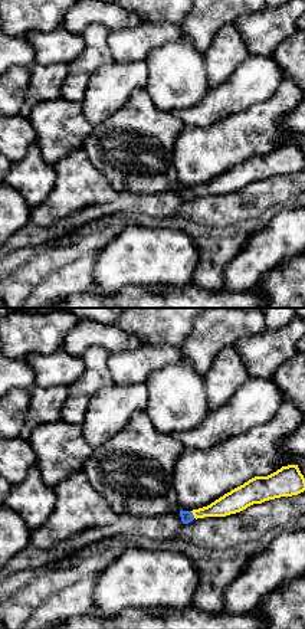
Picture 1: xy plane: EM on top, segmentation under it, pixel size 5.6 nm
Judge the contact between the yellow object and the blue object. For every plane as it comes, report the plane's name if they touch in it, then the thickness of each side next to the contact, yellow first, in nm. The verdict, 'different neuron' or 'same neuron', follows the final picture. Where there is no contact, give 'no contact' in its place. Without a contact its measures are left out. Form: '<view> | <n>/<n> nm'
xy | 130/70 nm

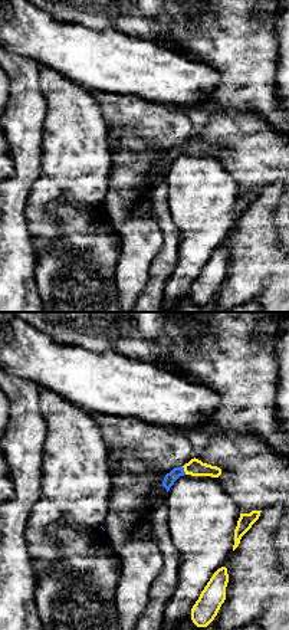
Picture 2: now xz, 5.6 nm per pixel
xz | 100/70 nm

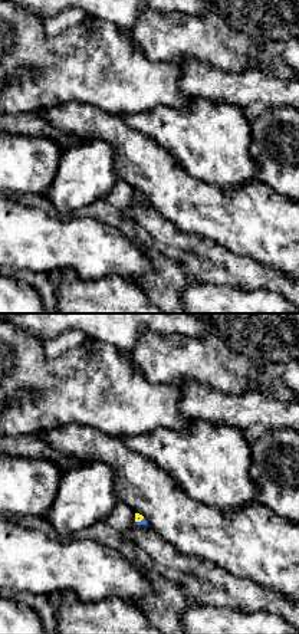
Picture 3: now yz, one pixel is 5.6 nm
yz | 50/30 nm

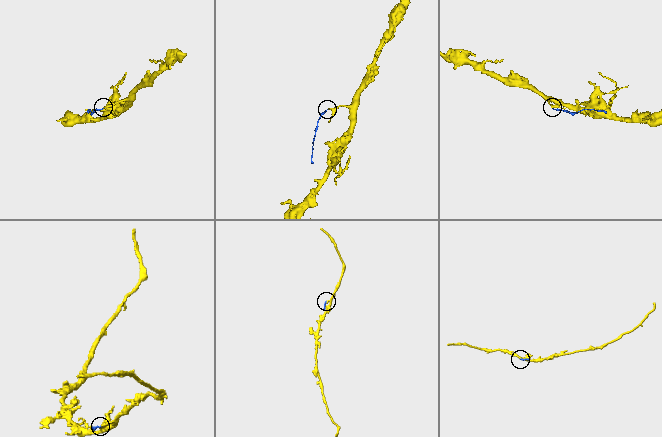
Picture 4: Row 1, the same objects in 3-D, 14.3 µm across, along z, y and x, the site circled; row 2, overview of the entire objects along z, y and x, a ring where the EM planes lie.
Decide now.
same neuron

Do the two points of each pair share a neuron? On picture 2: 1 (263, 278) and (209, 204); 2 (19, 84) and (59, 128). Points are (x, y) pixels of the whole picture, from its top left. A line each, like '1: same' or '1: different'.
1: different
2: different

